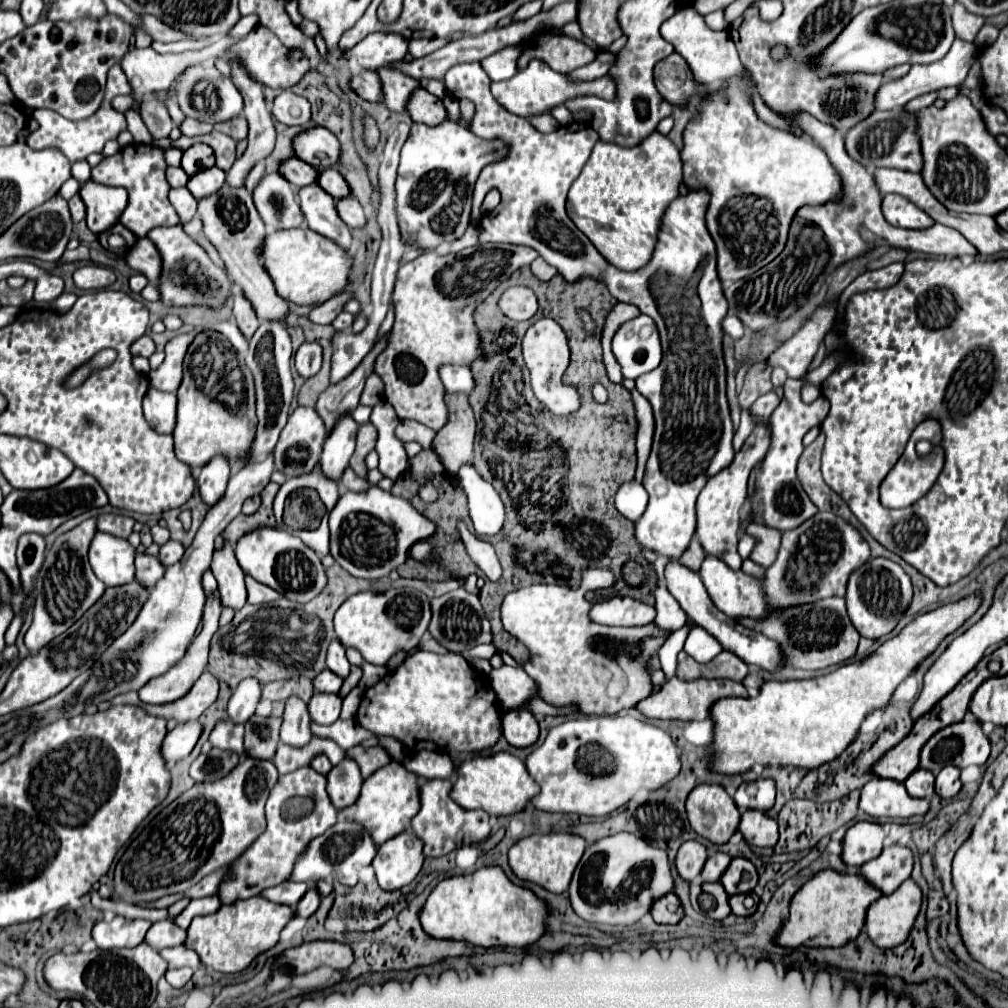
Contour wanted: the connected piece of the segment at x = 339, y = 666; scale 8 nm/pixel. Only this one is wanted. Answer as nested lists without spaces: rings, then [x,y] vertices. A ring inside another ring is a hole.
[[[332,639],[330,647],[328,647],[328,659],[326,659],[326,663],[328,663],[328,669],[330,669],[330,671],[338,673],[340,677],[348,677],[348,673],[350,673],[350,663],[348,663],[348,659],[346,659],[346,649],[344,649],[344,645],[342,645],[338,639]]]

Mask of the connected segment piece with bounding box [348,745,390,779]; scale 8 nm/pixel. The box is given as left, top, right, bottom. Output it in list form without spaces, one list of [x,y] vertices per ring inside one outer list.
[[[380,745],[368,747],[368,749],[364,749],[364,747],[354,747],[354,749],[348,751],[348,755],[358,761],[364,779],[370,777],[376,769],[380,769],[380,767],[384,767],[384,765],[390,763],[390,755],[388,755],[386,749],[380,747]]]

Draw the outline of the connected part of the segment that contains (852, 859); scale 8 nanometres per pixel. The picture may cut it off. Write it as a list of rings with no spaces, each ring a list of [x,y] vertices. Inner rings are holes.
[[[856,823],[848,829],[842,841],[842,859],[850,867],[860,867],[870,859],[876,859],[884,847],[884,827],[880,823]]]

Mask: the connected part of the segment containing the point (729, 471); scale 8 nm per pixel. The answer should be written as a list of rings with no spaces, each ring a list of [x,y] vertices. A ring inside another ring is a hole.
[[[760,425],[747,438],[742,449],[734,455],[734,461],[726,469],[722,469],[720,473],[716,473],[714,477],[708,479],[708,483],[702,489],[698,503],[696,503],[696,511],[698,511],[696,535],[698,535],[704,551],[708,555],[720,557],[732,569],[740,569],[740,565],[742,565],[742,559],[736,551],[736,545],[738,545],[738,529],[740,529],[740,511],[746,507],[746,501],[748,501],[748,477],[750,477],[750,471],[756,465],[760,465],[762,459],[766,457],[768,445],[770,445],[768,431]]]

